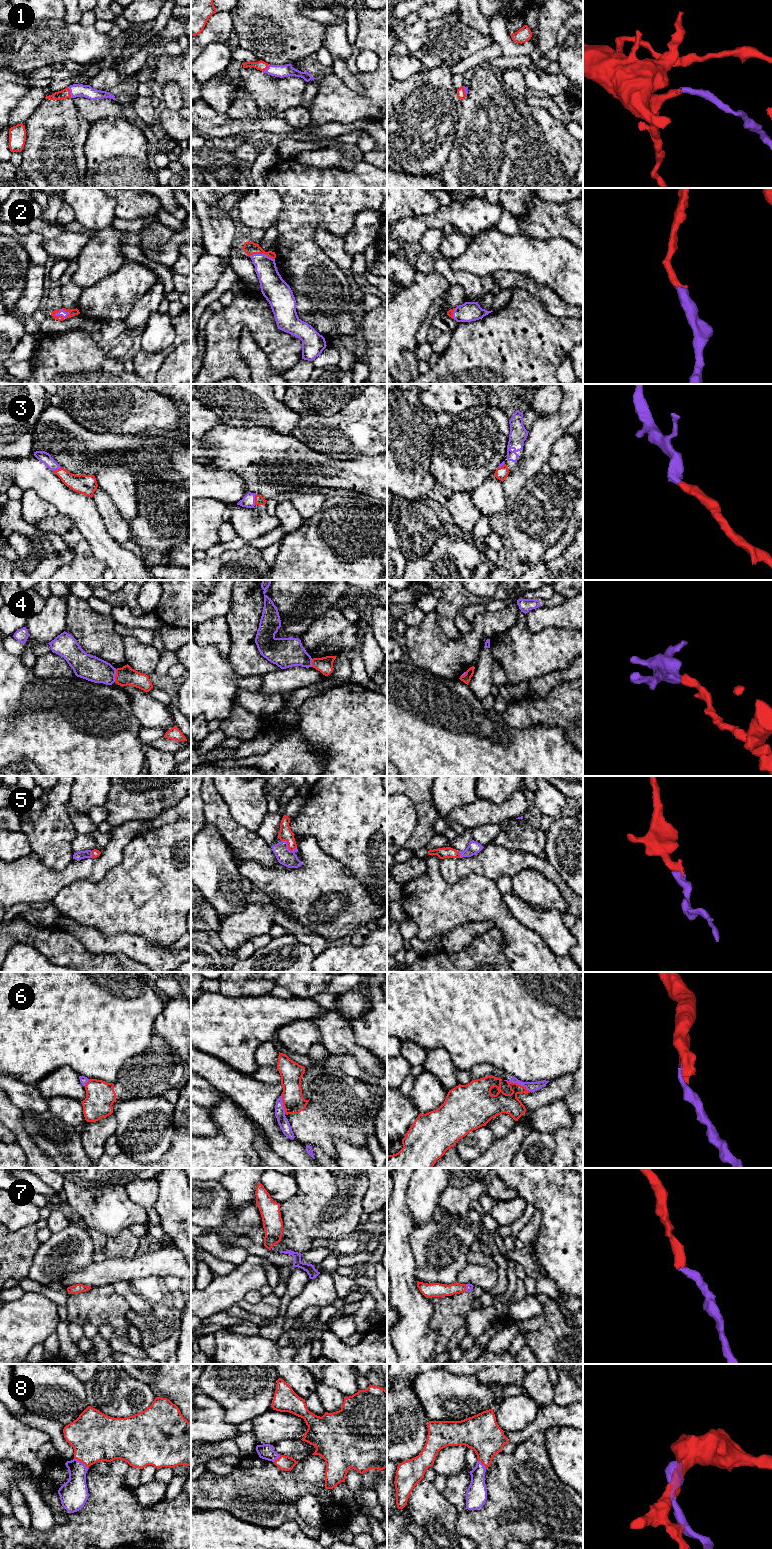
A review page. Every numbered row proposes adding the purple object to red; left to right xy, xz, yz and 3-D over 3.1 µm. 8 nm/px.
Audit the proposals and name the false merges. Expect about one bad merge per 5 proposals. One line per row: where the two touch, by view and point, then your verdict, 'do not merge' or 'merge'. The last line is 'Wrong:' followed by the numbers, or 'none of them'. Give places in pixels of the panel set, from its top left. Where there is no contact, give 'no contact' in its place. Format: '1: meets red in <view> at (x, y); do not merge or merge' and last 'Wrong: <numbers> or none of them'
1: meets red in xy at (69, 92); merge
2: meets red in xy at (60, 309); merge
3: meets red in xz at (255, 499); merge
4: meets red in xy at (115, 675); do not merge
5: meets red in xz at (288, 847); merge
6: meets red in yz at (516, 1083); do not merge
7: meets red in yz at (465, 1288); merge
8: meets red in xy at (81, 1461); merge
Wrong: 4, 6

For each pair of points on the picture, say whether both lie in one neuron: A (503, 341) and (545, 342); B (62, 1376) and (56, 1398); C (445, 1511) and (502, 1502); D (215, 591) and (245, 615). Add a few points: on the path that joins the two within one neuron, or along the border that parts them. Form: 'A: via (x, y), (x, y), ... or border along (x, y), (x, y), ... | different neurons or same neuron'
A: via (513, 341), (535, 341) | same neuron
B: via (57, 1381), (56, 1393) | same neuron
C: border along (442, 1493), (457, 1510), (456, 1533) | different neurons
D: border along (232, 590), (229, 611), (224, 616) | different neurons

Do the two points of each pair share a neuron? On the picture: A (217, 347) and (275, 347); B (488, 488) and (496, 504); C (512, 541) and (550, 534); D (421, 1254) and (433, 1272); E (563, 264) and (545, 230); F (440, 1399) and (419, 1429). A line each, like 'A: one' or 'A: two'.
A: one
B: one
C: one
D: one
E: two
F: two

